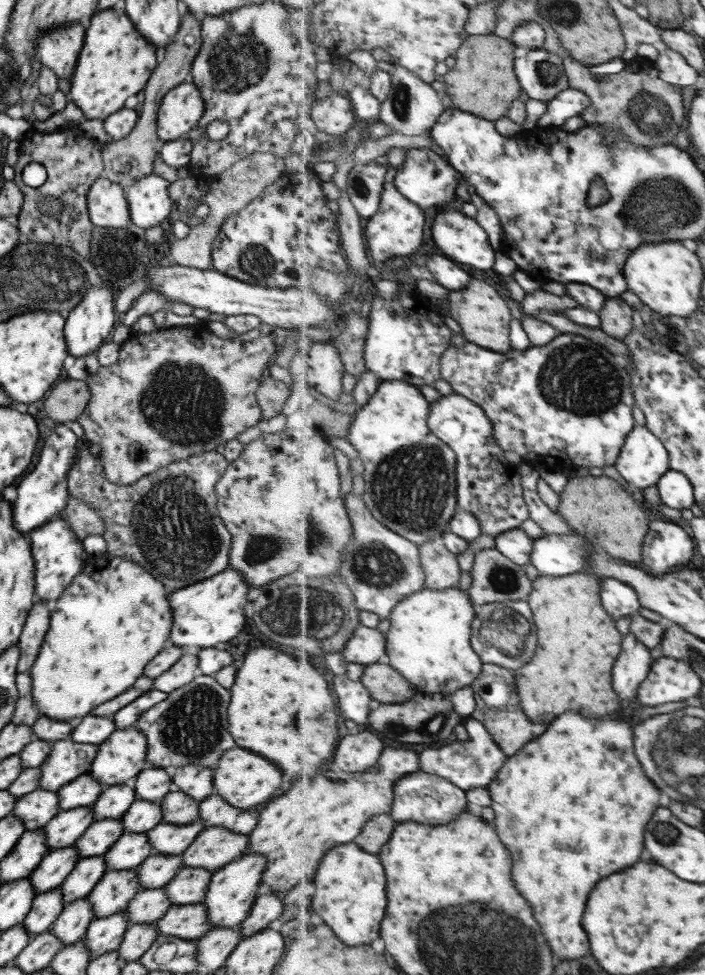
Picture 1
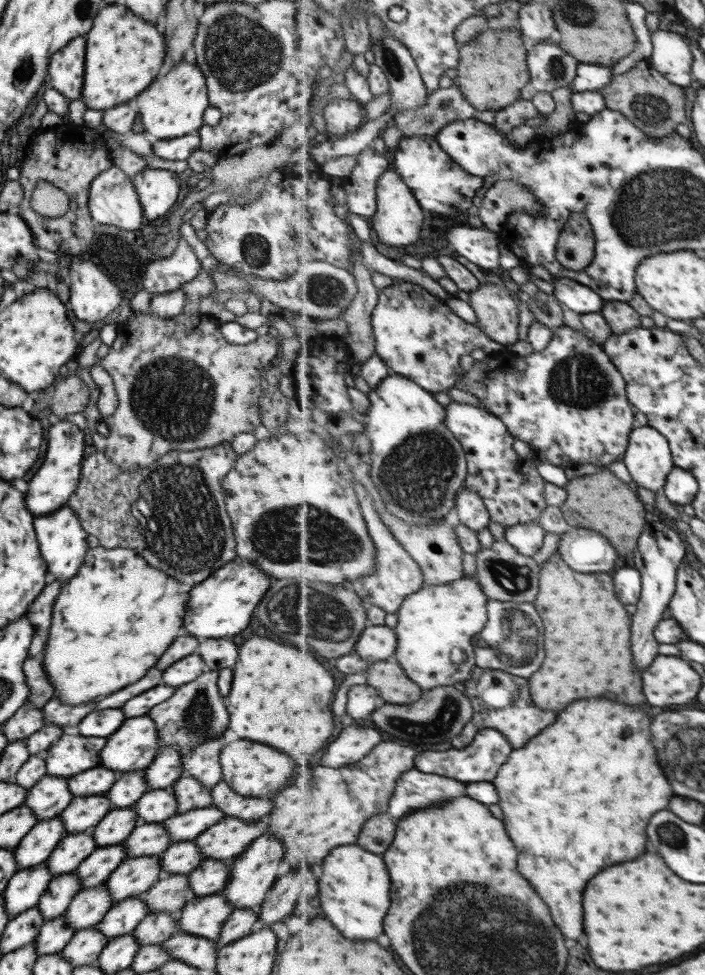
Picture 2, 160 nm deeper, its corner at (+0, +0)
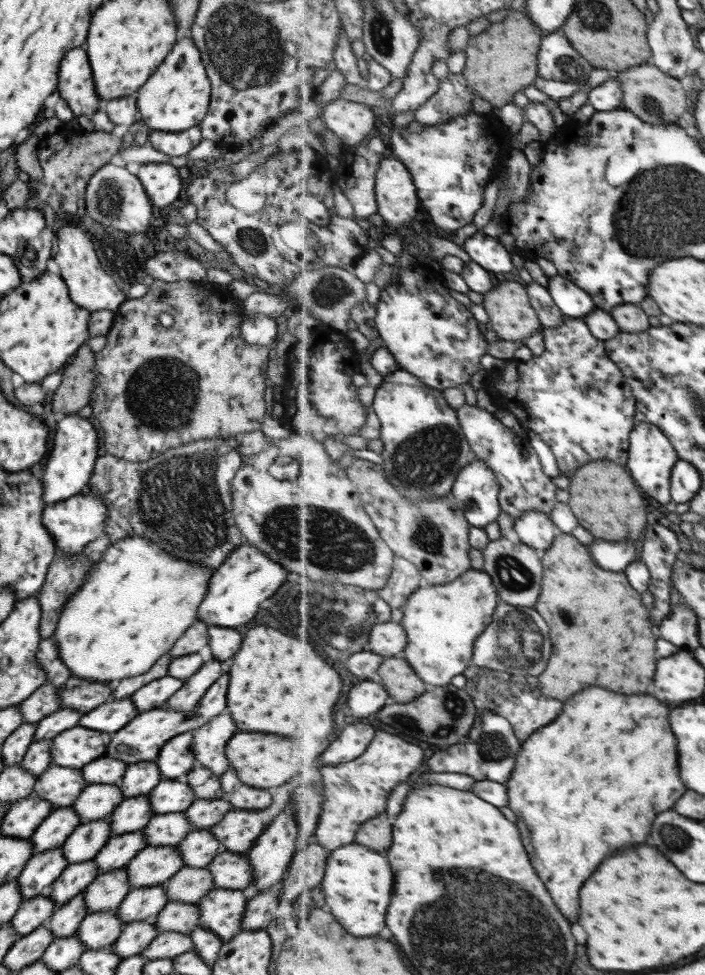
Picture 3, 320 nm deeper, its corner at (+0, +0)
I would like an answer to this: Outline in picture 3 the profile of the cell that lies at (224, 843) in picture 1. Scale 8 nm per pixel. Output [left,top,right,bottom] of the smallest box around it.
[208,782,296,853]

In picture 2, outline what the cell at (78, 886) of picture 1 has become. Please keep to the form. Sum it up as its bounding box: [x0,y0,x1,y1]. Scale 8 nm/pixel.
[73,844,126,889]

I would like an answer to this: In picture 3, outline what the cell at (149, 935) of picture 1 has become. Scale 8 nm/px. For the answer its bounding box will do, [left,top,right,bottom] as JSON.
[151,902,200,934]

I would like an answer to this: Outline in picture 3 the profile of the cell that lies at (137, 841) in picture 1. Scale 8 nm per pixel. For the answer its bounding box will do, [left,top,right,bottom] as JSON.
[141,812,190,847]

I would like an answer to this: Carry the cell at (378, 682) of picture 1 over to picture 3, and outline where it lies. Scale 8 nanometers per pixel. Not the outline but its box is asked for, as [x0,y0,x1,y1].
[379,656,429,703]

